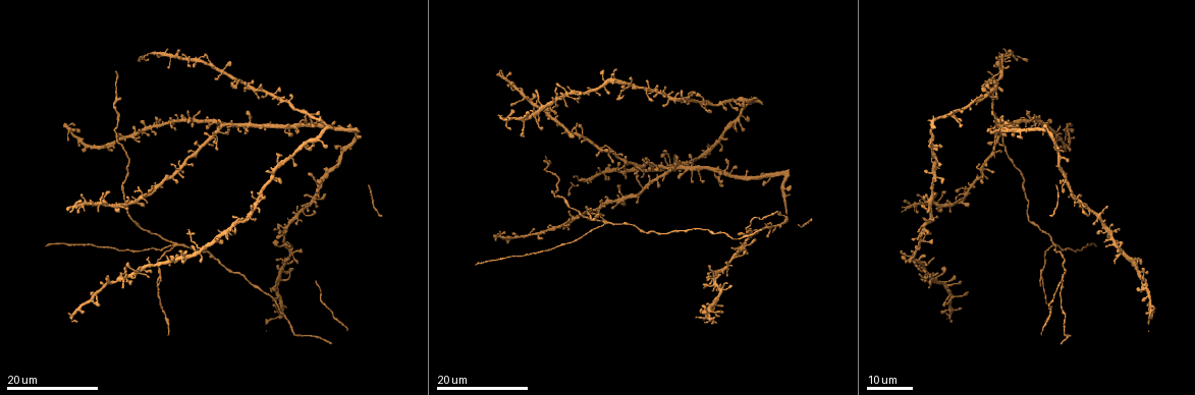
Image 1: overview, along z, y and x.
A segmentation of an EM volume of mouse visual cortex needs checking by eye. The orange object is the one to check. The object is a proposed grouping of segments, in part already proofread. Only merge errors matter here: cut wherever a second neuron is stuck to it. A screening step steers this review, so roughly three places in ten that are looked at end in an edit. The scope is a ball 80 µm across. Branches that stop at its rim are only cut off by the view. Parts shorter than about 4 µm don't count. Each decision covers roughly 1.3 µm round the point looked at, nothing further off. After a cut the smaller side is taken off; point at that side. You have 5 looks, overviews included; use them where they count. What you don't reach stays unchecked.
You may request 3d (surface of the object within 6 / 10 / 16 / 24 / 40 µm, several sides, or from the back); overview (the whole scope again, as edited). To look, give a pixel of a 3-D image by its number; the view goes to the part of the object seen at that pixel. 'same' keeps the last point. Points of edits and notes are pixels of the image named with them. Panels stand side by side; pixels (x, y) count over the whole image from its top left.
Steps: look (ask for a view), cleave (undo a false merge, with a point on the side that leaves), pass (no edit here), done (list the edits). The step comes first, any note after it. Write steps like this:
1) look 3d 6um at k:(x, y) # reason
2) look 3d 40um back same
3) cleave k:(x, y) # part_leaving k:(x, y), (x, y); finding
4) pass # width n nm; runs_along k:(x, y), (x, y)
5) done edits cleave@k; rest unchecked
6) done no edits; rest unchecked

look 3d 24um at 1:(670, 163) # thin arm on a thick one

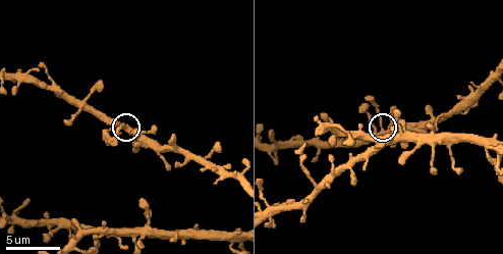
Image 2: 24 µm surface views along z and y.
look 3d 10um at 2:(383, 129)

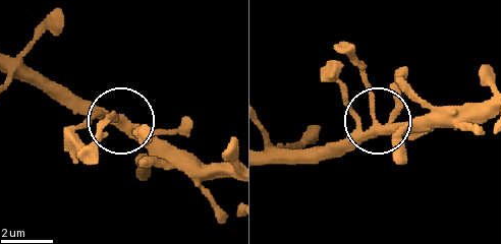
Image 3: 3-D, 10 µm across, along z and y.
pass # runs_along 3:(266, 161), (313, 161), (372, 128), (372, 88), (354, 65); one neuron here

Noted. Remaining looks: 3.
look 3d 16um at 1:(199, 250) # four-way junction

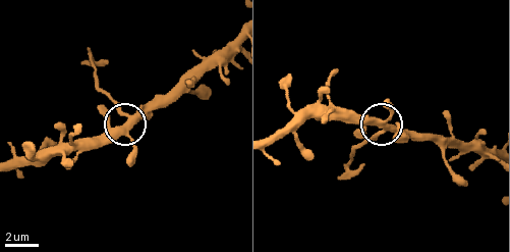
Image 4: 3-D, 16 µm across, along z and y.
look 3d 10um at 4:(384, 128) # zoom in

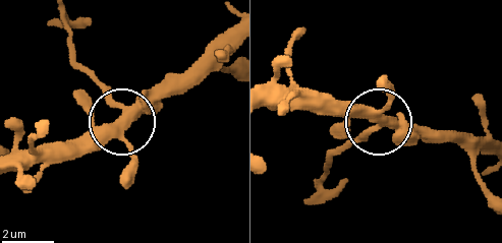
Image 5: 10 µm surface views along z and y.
cleave 5:(97, 77) # width 350 nm; part_leaving 5:(119, 106), (81, 62), (66, 29), (87, 18); a second neuron is stuck on

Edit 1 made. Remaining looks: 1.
done edits cleave@5; rest unchecked

